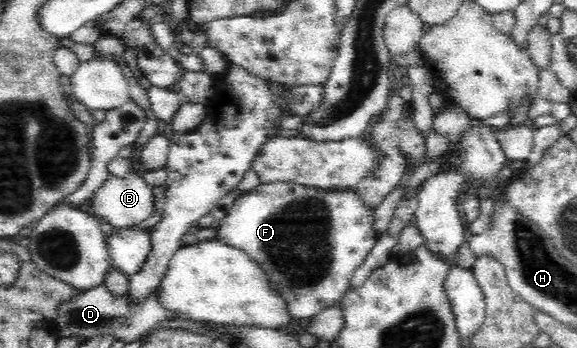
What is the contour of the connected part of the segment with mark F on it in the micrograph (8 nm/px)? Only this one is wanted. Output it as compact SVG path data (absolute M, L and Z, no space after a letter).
M296 183L261 184L255 191L240 194L228 215L219 221L216 239L244 251L248 258L264 269L272 289L285 299L292 319L310 321L322 309L332 307L344 297L350 288L353 273L376 245L378 236L374 232L374 211L364 206L354 189L322 192Z

